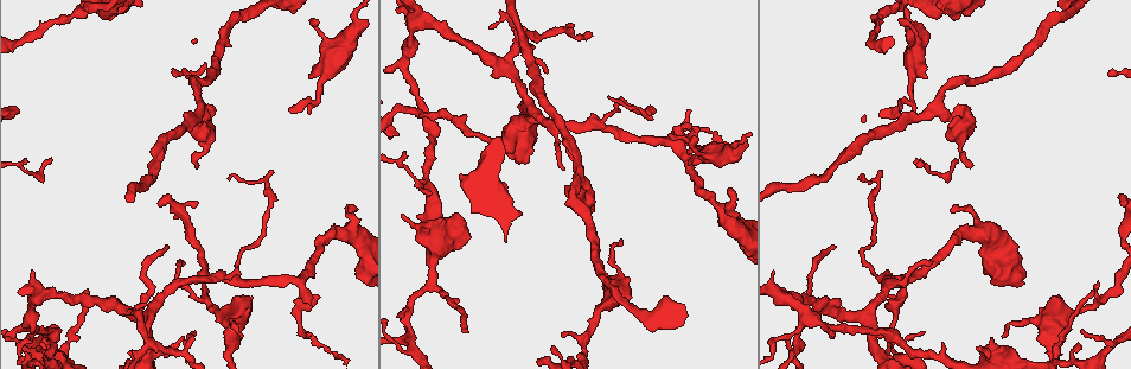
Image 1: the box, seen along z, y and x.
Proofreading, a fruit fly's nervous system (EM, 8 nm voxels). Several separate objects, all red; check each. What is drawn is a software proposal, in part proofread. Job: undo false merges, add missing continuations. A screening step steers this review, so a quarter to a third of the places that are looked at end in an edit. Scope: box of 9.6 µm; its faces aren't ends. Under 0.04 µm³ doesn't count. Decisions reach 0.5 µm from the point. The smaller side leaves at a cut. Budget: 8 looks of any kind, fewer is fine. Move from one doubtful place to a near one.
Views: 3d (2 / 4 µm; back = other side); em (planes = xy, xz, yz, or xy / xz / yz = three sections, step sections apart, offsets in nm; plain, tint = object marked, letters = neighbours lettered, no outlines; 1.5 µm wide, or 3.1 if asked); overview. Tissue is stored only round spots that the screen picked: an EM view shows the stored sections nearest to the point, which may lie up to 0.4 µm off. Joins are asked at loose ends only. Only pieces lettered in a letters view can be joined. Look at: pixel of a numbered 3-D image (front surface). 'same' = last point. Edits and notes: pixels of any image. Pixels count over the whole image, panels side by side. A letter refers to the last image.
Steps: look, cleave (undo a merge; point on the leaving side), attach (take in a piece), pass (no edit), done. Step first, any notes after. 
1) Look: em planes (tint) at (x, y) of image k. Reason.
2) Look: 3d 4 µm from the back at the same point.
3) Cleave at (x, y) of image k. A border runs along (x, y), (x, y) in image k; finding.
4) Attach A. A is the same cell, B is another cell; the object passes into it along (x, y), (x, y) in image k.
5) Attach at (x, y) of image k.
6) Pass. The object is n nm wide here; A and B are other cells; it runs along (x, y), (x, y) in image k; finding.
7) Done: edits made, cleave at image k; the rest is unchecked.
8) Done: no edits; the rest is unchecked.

Look: 3d 2 µm at (191, 337) of image 1. Branch stops here.

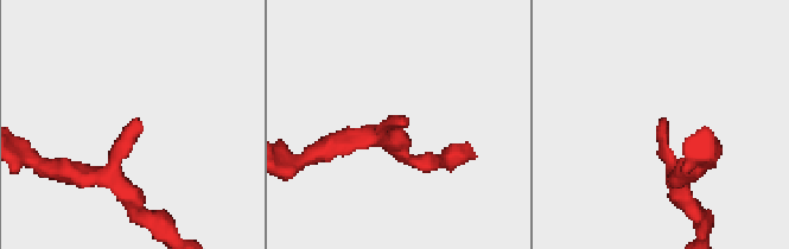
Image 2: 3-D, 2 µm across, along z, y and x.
Look: em xy step 4 (letters) at (662, 117) of image 2.

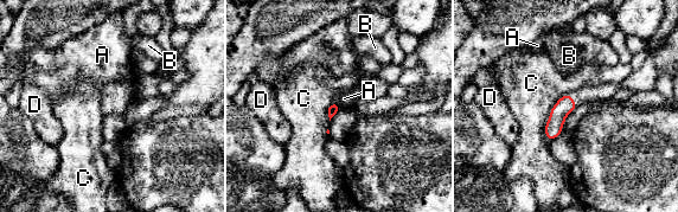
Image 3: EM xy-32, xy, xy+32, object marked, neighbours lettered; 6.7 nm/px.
Pass. A, B, C and D are other cells; a border runs along (568, 92), (550, 110), (548, 140) in image 3; none of them fits.

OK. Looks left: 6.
Look: 3d 4 µm at (829, 312) of image 1. Abrupt turn.

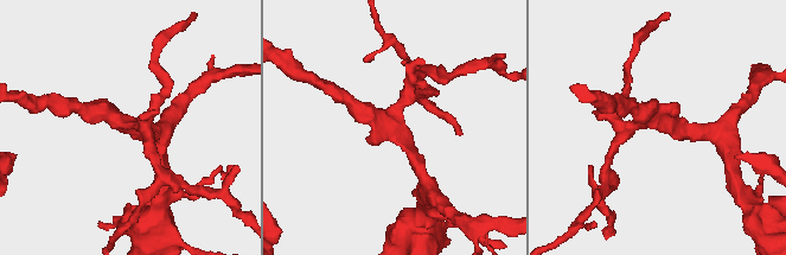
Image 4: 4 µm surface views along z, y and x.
Look: em planes (tint) at (660, 123) of image 4. Now the EM.

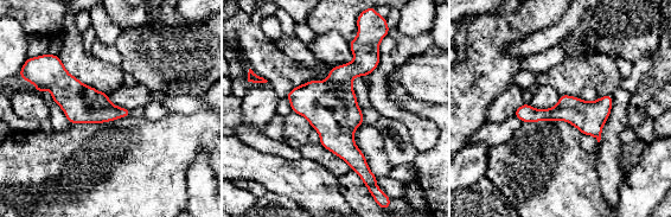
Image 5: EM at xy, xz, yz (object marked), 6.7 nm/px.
Look: em planes (letters) at the same point.

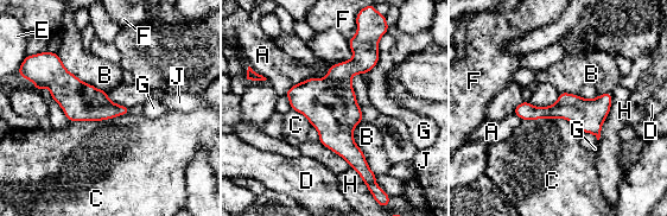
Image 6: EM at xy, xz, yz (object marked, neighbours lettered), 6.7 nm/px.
Pass. The longest contact is with H, 500 nm; A, B, C, D, E, F, G, H and J are other cells; it runs along (609, 97), (596, 109), (518, 112) in image 6; all the same cell.

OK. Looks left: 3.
Look: 3d 2 µm from the back at (311, 78) of image 1. Thick end.

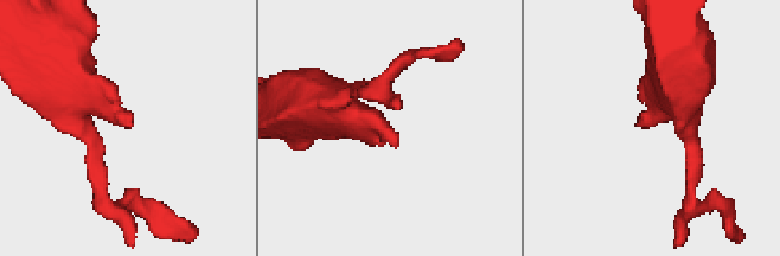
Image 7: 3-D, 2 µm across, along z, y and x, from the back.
Look: em xz step 4 (letters) at (642, 128) of image 7.

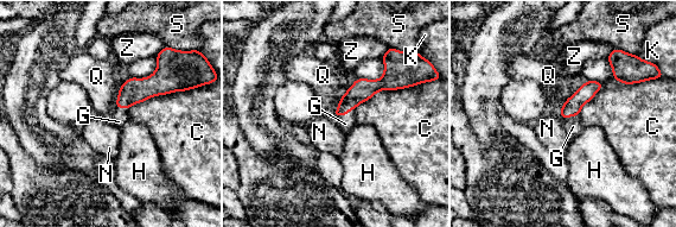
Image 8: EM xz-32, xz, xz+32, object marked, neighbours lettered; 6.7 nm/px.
Look: em planes (letters) at the same point.

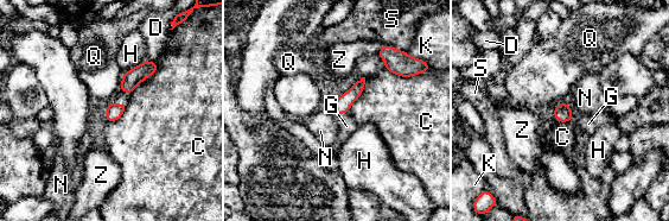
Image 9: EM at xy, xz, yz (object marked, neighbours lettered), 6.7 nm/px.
Attach G. The longest contact is with C, 280 nm; G is the same cell, C, D, H, K, N, Q, S and Z are other cells; it goes on there.

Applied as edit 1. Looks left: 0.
Done: edits made, attach at image 9; the rest is unchecked.

